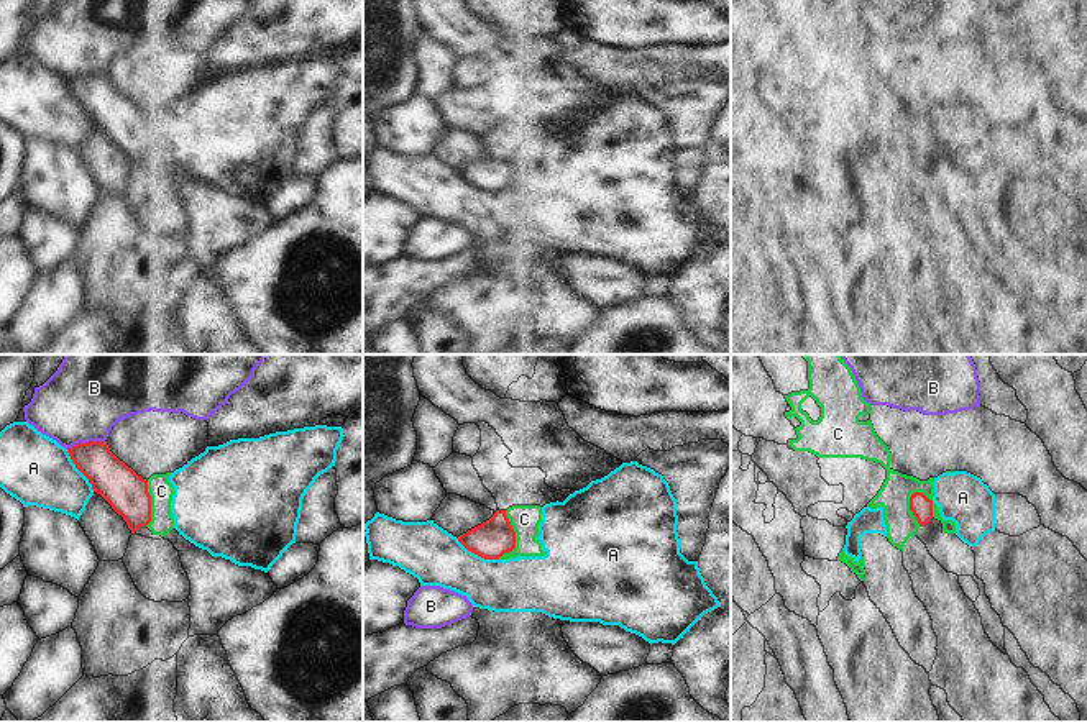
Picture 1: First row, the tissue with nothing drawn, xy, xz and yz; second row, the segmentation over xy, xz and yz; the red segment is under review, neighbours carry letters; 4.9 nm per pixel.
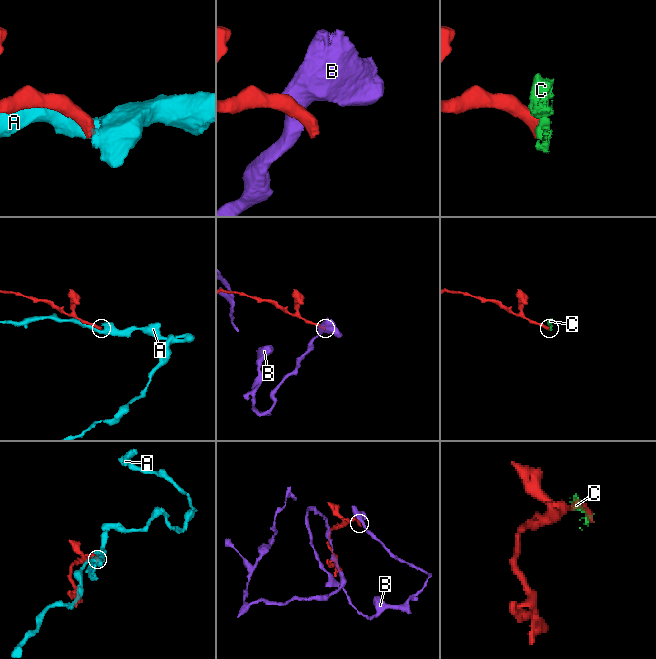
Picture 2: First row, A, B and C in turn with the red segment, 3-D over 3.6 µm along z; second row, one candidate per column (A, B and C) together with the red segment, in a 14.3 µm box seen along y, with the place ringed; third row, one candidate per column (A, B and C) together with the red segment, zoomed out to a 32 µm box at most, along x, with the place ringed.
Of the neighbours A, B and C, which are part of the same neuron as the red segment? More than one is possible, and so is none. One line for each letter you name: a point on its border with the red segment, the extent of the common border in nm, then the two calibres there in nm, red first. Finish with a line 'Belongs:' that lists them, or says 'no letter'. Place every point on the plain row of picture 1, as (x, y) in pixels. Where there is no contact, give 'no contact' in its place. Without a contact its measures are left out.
Belongs: no letter

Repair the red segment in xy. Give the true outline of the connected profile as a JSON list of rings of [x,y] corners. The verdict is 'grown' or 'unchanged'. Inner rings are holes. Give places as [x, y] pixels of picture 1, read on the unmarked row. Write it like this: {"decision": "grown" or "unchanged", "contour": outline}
{"decision": "grown", "contour": [[[107,74],[77,75],[67,85],[76,100],[89,112],[94,125],[123,149],[131,166],[169,172],[179,184],[190,213],[189,269],[217,267],[228,253],[263,236],[277,223],[268,205],[212,189],[207,182],[186,172],[176,161],[164,169],[154,167],[146,159],[151,154],[148,113],[120,94]]]}

